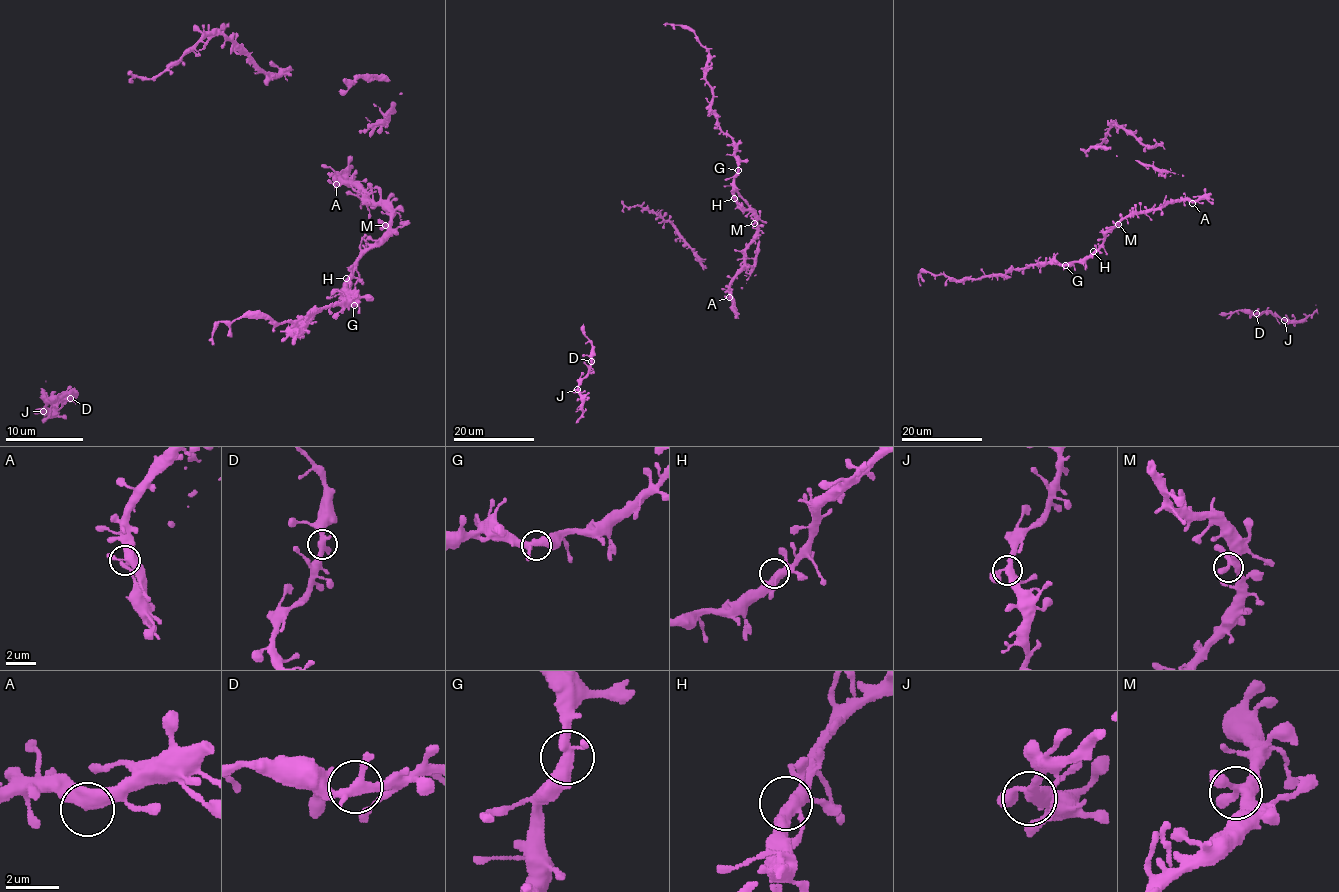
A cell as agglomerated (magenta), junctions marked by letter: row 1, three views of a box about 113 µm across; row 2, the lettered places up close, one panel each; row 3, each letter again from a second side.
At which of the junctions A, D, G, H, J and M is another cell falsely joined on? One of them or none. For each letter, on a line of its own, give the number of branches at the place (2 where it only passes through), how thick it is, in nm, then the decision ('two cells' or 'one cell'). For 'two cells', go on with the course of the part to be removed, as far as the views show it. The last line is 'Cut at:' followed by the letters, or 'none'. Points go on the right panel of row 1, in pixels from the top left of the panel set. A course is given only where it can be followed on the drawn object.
A: 3 | 400 nm | one cell
D: 3 | 320 nm | one cell
G: 3 | 360 nm | one cell
H: 3 | 400 nm | one cell
J: 3 | 360 nm | one cell
M: 3 | 360 nm | one cell
Cut at: none

